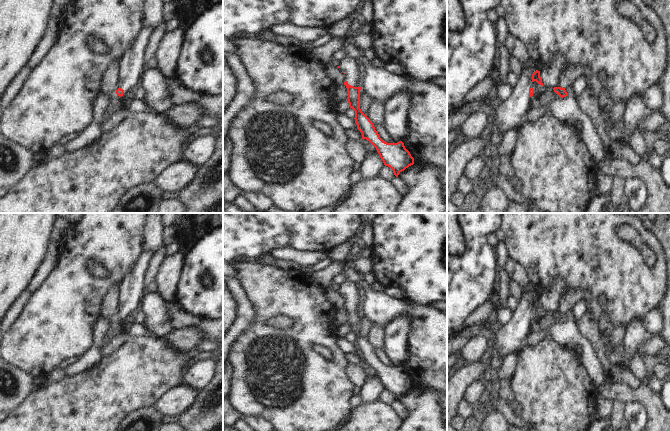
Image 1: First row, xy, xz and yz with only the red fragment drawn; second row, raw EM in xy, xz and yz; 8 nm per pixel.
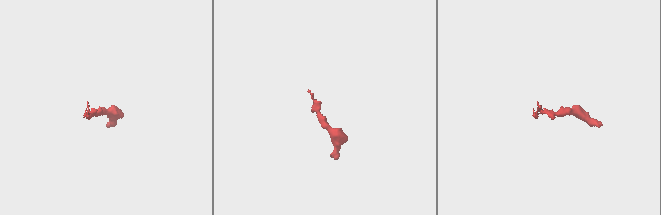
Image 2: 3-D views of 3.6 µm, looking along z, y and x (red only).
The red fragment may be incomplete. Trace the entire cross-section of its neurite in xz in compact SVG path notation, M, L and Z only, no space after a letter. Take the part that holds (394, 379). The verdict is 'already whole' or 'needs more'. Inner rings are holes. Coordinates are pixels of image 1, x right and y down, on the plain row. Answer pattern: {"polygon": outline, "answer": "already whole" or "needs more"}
{"polygon": "M346 281L340 285L338 290L346 299L344 309L348 315L349 331L355 335L355 347L357 353L362 358L362 363L368 364L377 374L381 384L385 390L390 391L394 399L398 401L399 397L414 388L414 382L405 372L404 367L387 367L383 365L378 356L375 354L374 348L360 333L360 314L357 310L358 305L363 305L364 291L362 283L353 283Z", "answer": "needs more"}

